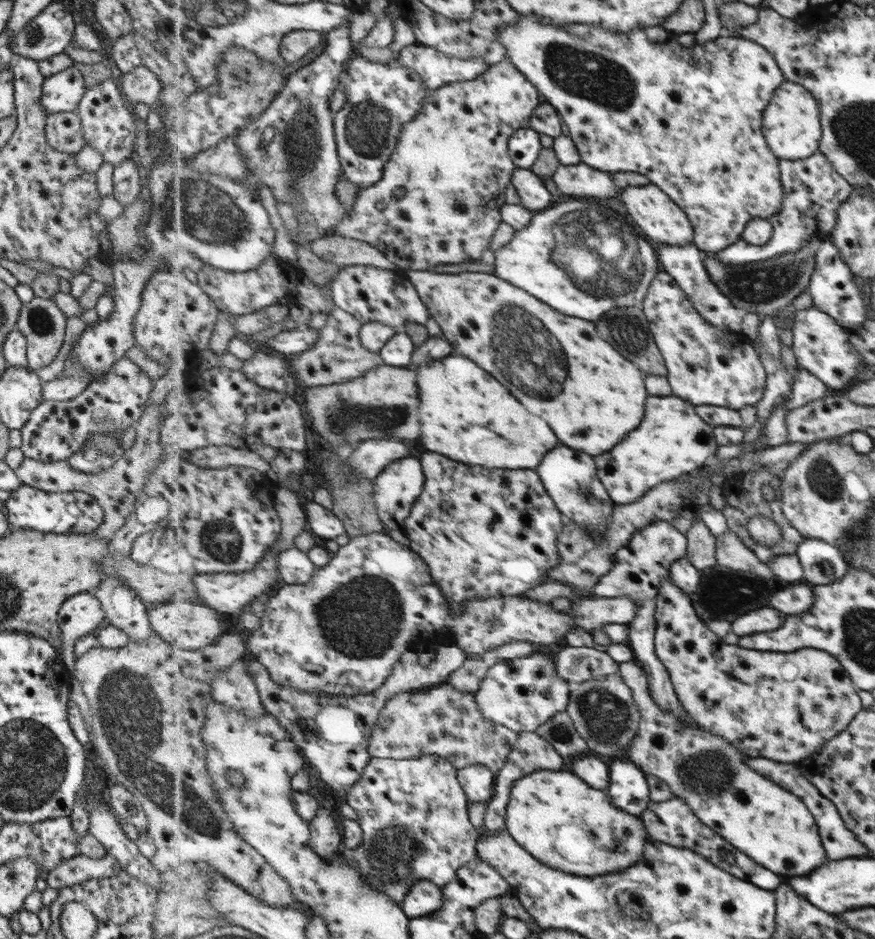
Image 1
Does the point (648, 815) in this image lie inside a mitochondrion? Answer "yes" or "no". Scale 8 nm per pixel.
no

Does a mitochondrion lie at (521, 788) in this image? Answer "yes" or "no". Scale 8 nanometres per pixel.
no

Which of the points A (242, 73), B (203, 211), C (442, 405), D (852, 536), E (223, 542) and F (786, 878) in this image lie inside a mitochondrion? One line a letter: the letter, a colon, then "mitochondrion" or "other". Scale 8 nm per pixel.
A: mitochondrion
B: mitochondrion
C: other
D: other
E: mitochondrion
F: other

